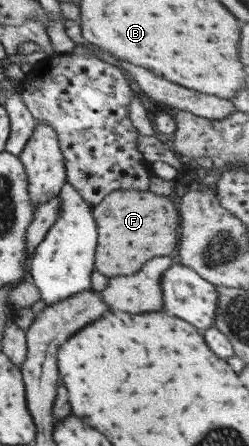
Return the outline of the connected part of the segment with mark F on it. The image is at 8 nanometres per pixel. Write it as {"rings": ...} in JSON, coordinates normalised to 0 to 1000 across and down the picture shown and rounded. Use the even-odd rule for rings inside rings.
{"rings":[[[594,424],[458,426],[373,466],[394,513],[386,603],[426,621],[554,612],[602,576],[683,572],[715,545],[715,473],[675,439],[622,437]]]}

